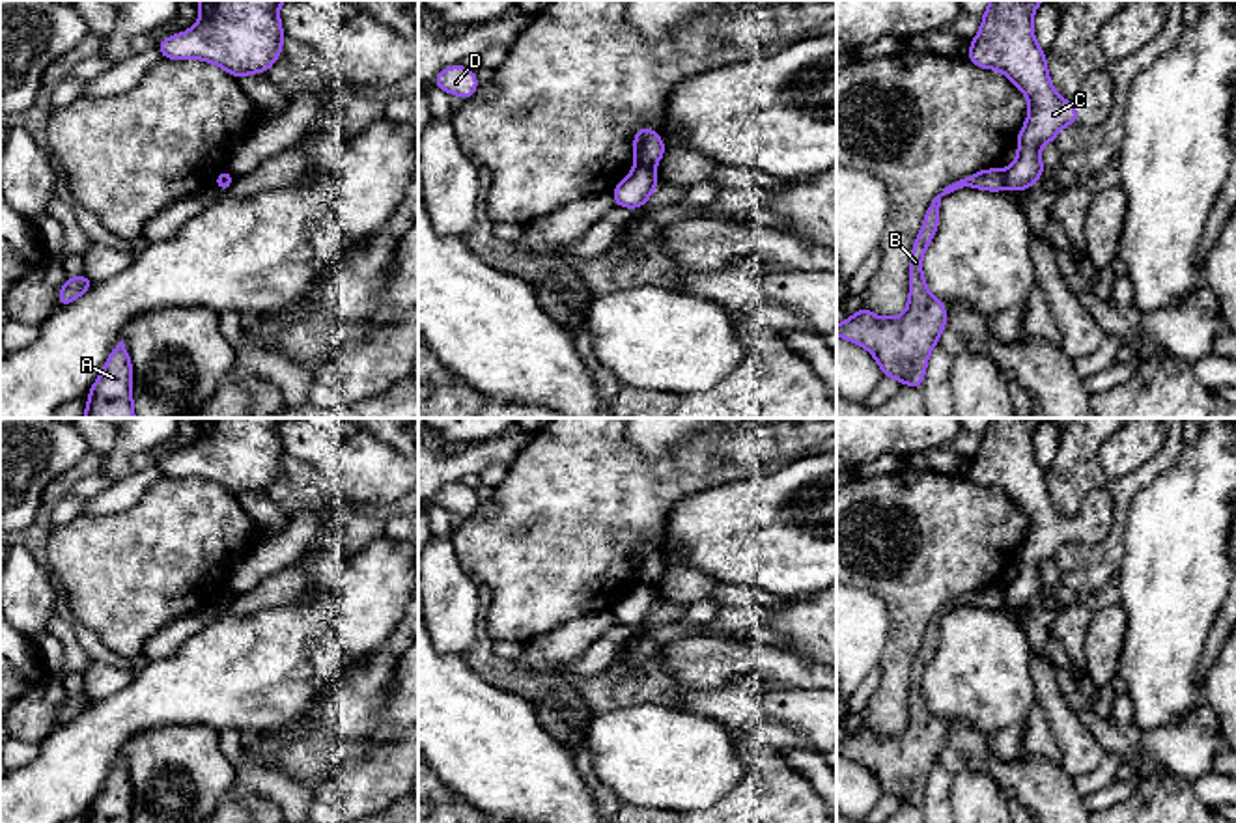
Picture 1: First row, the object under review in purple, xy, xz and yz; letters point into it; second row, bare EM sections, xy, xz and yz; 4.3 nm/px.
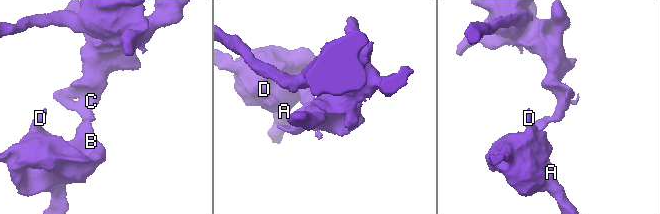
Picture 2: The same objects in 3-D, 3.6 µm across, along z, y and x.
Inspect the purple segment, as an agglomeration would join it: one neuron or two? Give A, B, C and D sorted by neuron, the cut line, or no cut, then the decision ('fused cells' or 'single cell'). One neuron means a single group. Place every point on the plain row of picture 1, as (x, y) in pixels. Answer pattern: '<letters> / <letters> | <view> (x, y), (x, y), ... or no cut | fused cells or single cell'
A B D / C | xz (637, 581), (652, 586) | fused cells

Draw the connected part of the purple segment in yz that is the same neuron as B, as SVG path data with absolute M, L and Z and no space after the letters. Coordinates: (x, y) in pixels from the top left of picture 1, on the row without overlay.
M999 586L975 590L945 605L932 618L911 666L909 718L906 730L900 735L878 735L863 724L853 735L836 743L836 754L870 769L883 793L919 808L924 801L930 771L947 743L947 724L928 709L922 694L924 668L939 644L941 616L963 605L1001 610L1004 607L1003 590Z

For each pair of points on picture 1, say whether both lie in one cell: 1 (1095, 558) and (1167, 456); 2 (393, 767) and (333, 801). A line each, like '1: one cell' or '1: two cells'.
1: one cell
2: one cell

